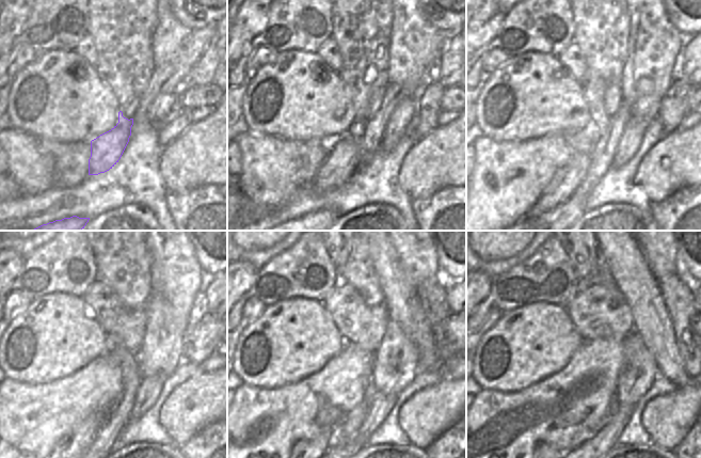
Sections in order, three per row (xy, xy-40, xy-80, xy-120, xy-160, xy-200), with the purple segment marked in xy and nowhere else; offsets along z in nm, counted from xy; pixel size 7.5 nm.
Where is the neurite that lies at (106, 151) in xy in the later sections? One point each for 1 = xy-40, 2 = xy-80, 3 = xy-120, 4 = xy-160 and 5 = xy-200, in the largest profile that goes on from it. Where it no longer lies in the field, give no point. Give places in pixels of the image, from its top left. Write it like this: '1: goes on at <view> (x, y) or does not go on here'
1: goes on at xy-40 (347, 153)
2: goes on at xy-80 (562, 203)
3: goes on at xy-120 (93, 439)
4: goes on at xy-160 (314, 447)
5: goes on at xy-200 (543, 447)

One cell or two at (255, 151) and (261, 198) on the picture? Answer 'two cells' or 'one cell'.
one cell

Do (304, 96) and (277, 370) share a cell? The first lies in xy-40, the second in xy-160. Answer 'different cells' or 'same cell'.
same cell

